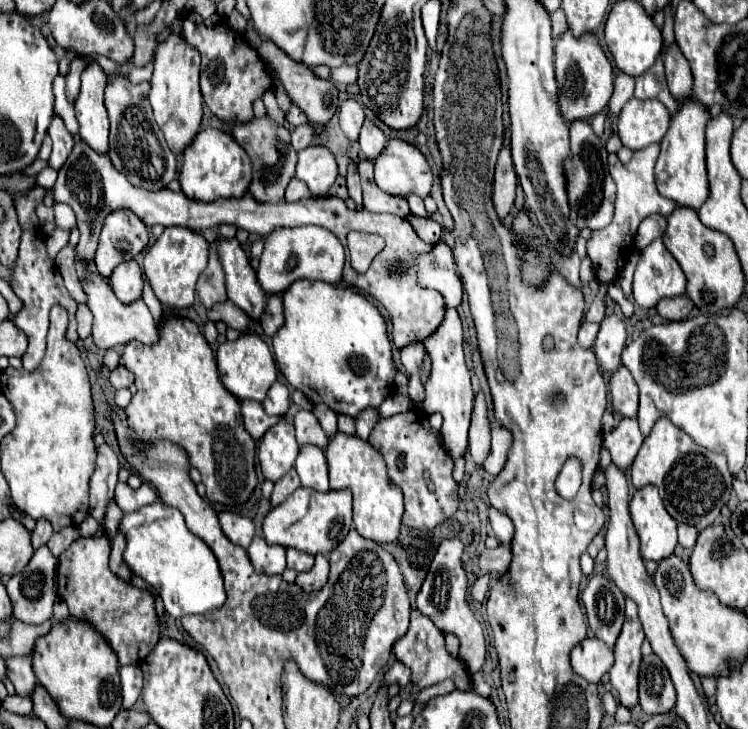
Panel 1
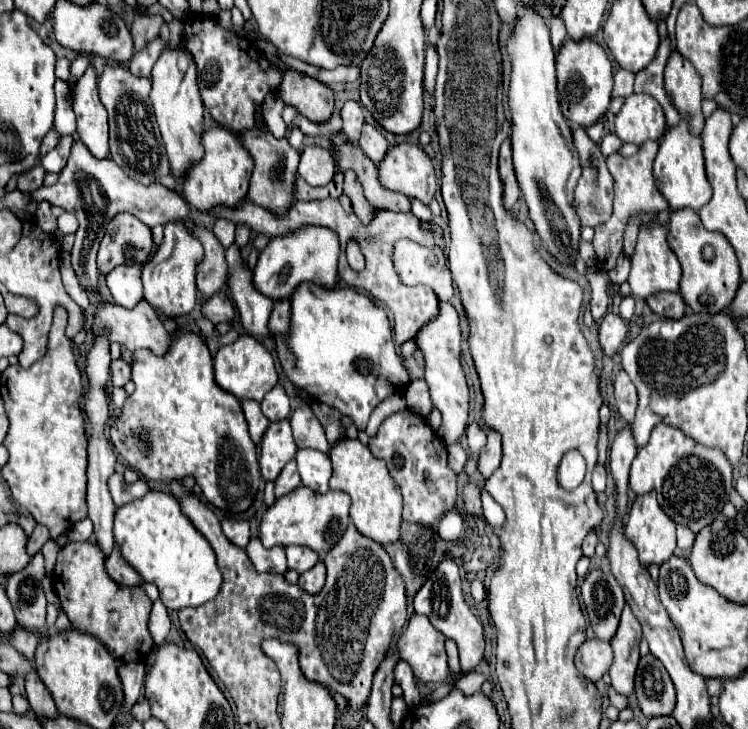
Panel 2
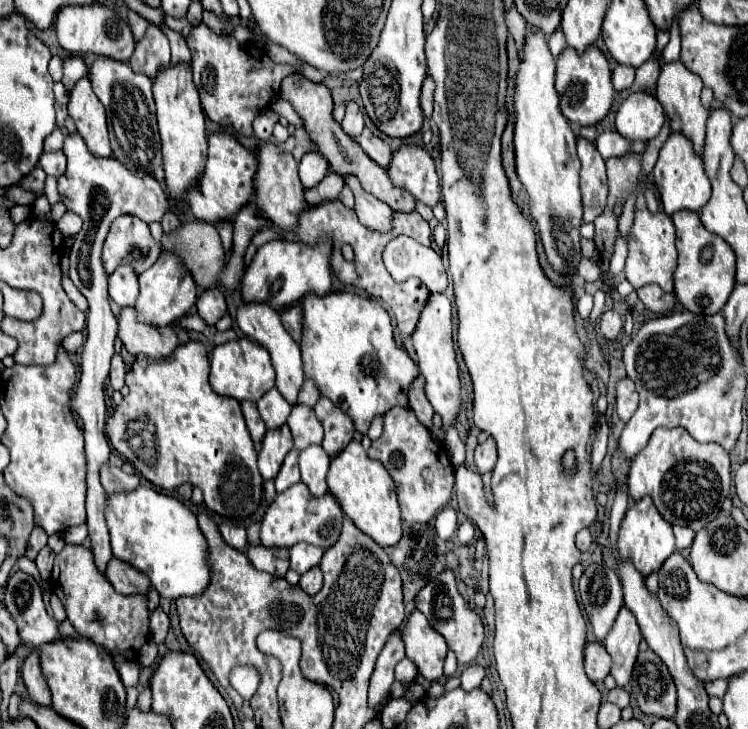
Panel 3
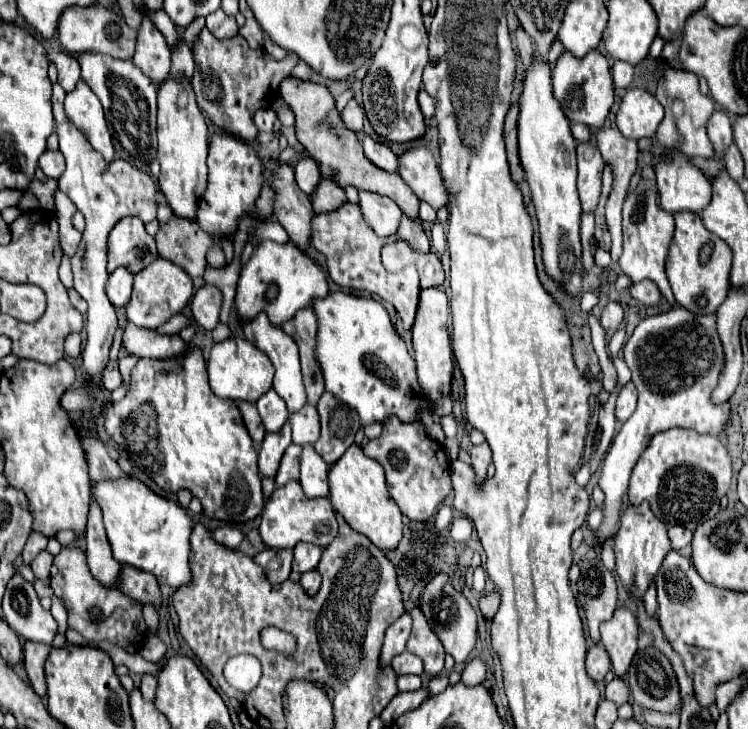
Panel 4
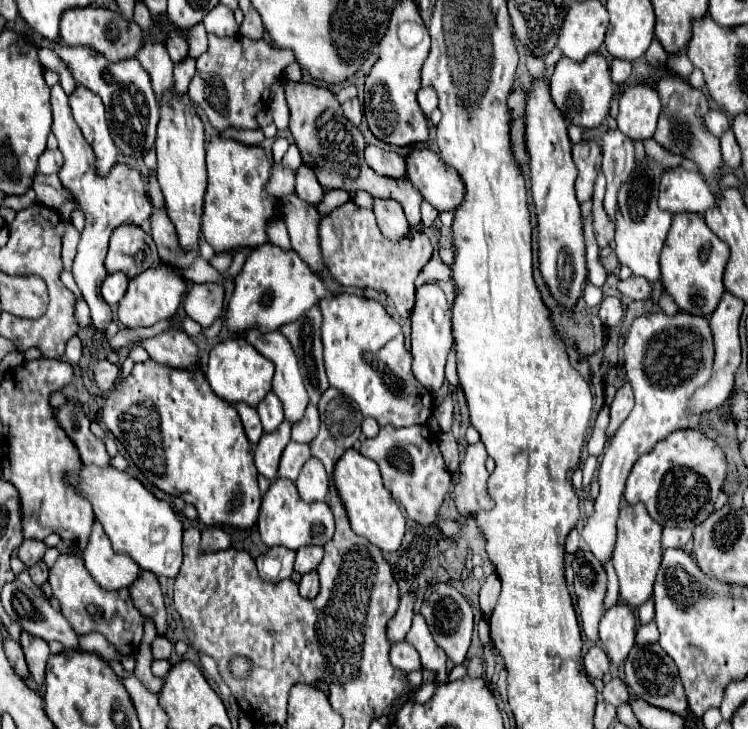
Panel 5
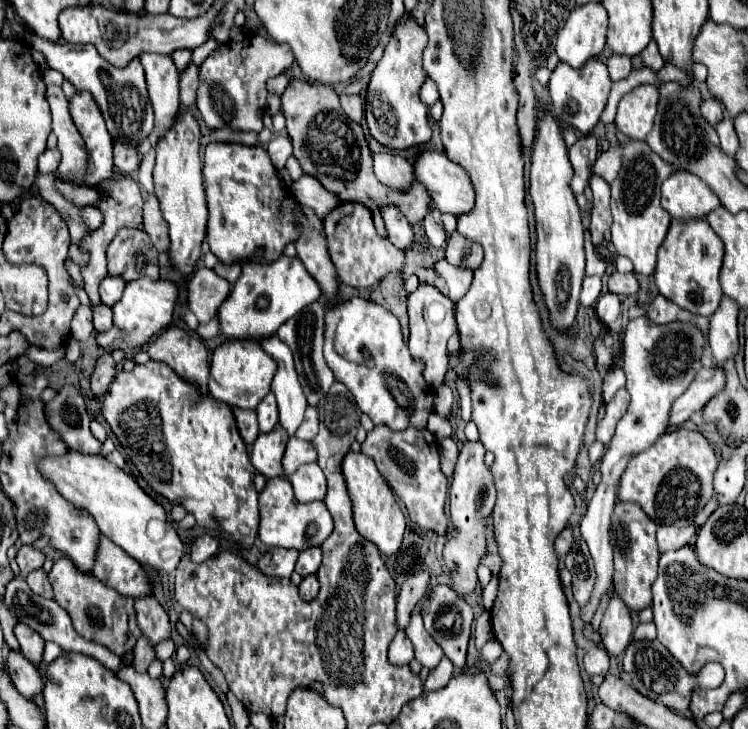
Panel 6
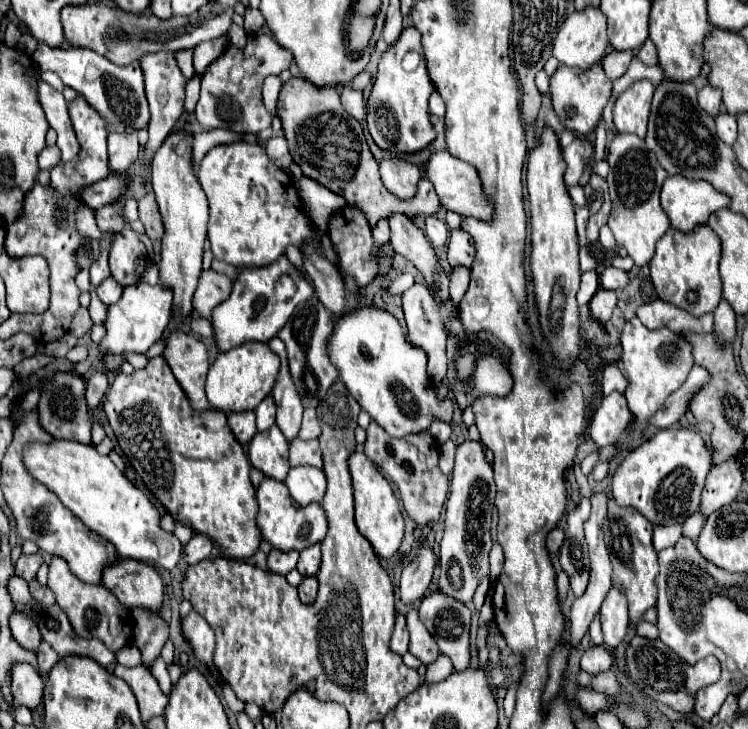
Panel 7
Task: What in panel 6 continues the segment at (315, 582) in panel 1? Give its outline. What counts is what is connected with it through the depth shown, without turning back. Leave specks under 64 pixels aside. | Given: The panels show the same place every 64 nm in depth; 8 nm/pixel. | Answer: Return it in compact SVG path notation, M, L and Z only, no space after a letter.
M306 576L302 582L300 582L300 598L304 602L310 602L318 596L318 578L316 576Z

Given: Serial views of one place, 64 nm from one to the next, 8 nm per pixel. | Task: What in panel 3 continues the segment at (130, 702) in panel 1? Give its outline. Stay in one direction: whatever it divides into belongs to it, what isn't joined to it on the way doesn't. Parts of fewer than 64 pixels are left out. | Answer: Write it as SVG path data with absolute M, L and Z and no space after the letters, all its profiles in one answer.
M124 662L118 666L118 674L120 674L126 688L138 684L138 672L140 672L140 666L136 666L132 662Z

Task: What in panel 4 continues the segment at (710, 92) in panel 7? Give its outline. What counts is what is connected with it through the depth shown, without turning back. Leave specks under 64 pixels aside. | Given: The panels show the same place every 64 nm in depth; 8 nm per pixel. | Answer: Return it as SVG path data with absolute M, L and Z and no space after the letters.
M716 110L708 118L706 128L708 128L708 136L710 136L714 150L716 150L716 158L724 160L724 148L732 142L732 126L730 126L728 114L724 110Z

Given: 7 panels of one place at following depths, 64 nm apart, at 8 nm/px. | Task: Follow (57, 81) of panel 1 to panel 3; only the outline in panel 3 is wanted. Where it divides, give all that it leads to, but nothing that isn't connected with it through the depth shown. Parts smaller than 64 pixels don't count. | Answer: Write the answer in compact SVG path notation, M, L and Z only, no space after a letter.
M62 82L54 83L54 98L55 98L55 109L57 113L59 113L56 114L56 125L59 128L63 128L64 122L68 117L67 111L68 92L66 92L66 88L64 88L64 84L62 84Z

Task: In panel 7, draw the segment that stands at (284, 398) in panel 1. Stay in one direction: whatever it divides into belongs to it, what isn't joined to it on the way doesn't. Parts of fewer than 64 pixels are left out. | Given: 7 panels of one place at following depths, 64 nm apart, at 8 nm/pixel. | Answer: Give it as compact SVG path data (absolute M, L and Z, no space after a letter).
M268 396L256 408L256 428L264 430L264 428L270 428L274 422L276 422L276 404L272 396Z

